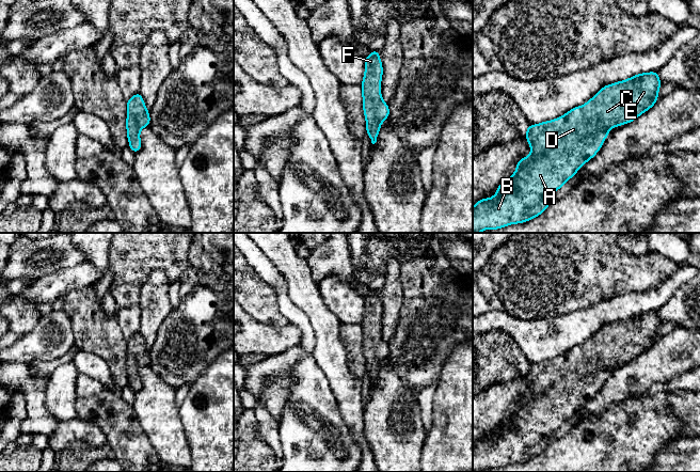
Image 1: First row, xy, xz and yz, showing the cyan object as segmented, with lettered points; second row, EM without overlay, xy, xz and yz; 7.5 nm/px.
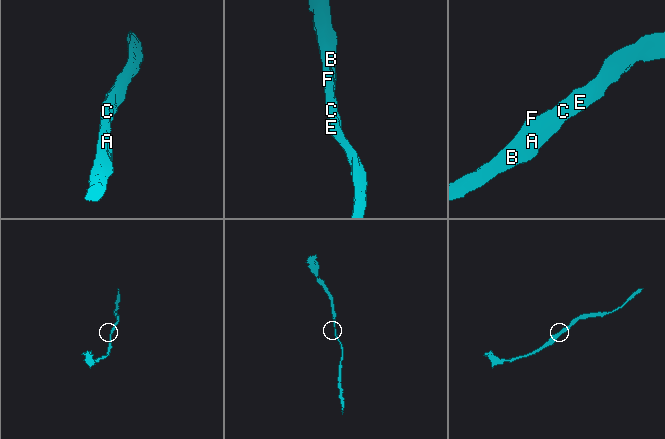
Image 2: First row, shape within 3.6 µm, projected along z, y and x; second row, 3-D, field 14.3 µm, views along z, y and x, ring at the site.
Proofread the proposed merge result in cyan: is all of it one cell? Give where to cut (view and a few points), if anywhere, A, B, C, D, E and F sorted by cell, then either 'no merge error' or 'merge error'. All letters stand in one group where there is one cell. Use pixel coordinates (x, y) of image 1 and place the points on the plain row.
no cut; A B C D E F; no merge error

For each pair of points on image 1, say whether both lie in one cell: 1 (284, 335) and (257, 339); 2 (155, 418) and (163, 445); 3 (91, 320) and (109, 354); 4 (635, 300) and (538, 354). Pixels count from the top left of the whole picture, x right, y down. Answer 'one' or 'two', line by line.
1: one
2: one
3: one
4: one

